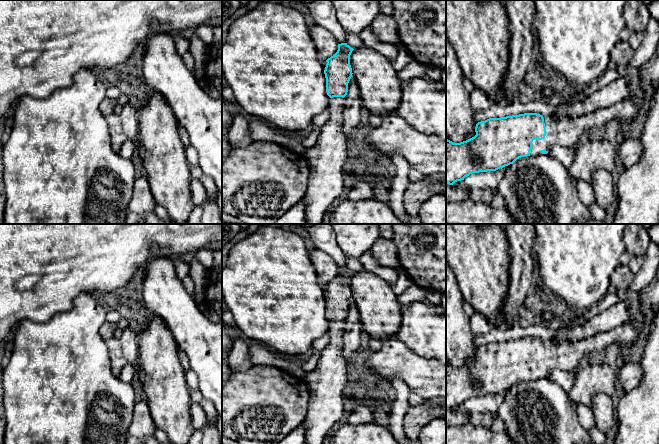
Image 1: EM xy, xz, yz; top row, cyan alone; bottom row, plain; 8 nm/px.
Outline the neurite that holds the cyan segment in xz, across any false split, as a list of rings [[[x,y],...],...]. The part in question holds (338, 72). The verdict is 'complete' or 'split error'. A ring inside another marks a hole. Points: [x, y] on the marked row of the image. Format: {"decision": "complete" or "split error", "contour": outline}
{"decision": "split error", "contour": [[[338,44],[337,52],[326,60],[326,92],[331,98],[329,120],[321,126],[316,144],[304,152],[309,164],[308,184],[302,199],[305,224],[322,224],[326,210],[344,189],[344,164],[348,158],[343,131],[344,97],[352,77],[350,55],[354,49]]]}

